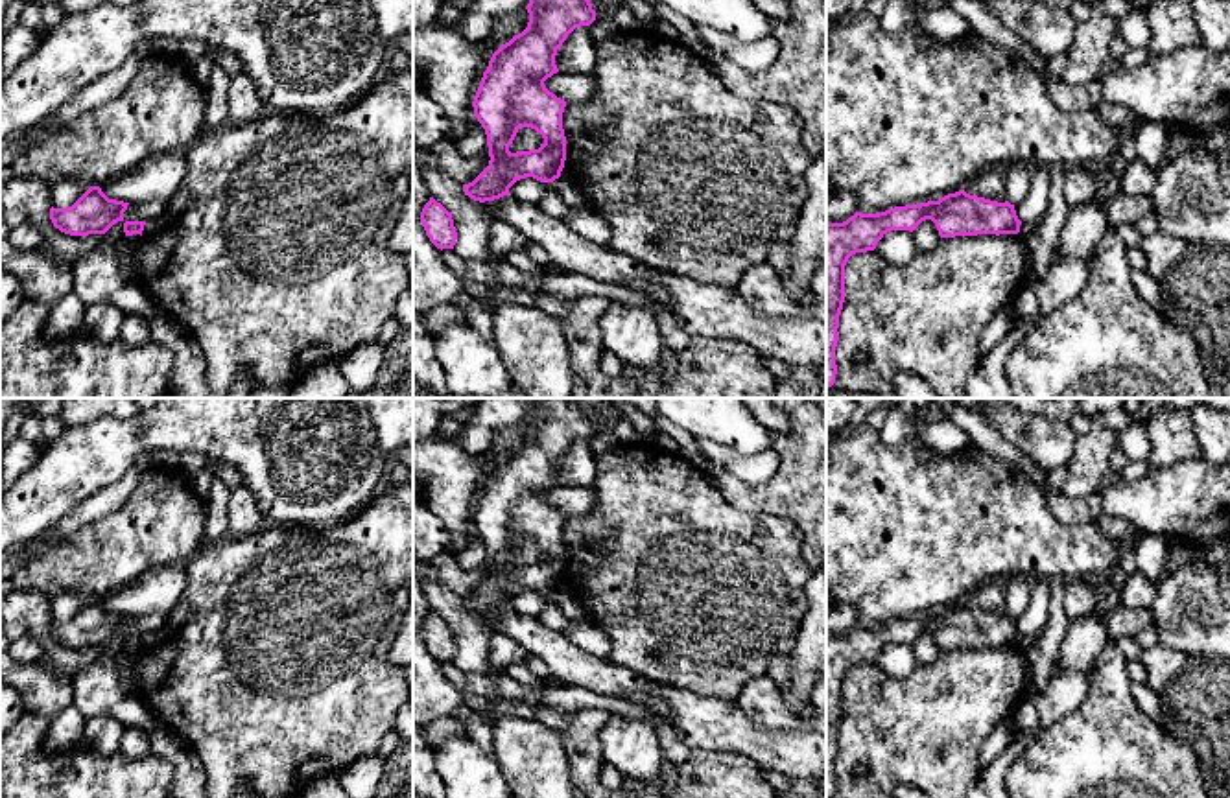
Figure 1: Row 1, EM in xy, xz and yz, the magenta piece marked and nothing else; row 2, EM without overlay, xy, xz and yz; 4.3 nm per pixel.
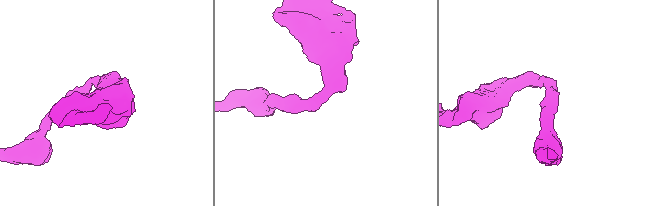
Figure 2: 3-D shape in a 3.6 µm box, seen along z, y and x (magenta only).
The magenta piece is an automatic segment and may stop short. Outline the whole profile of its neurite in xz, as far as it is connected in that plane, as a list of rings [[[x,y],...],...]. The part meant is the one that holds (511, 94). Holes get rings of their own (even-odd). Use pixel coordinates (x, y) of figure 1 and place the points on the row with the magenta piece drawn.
[[[529,0],[526,9],[529,13],[527,28],[492,53],[472,101],[474,116],[487,135],[491,160],[472,182],[463,184],[463,192],[479,203],[509,195],[509,188],[526,177],[553,182],[561,177],[566,160],[562,129],[566,101],[550,92],[544,81],[559,72],[555,55],[566,37],[575,28],[590,26],[596,20],[596,11],[590,0]],[[520,127],[540,133],[544,144],[538,149],[511,153],[509,146]]]

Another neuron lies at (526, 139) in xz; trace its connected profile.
[[[520,127],[513,144],[509,146],[509,151],[516,153],[516,151],[538,149],[542,144],[544,138],[540,133],[537,133],[531,127]]]

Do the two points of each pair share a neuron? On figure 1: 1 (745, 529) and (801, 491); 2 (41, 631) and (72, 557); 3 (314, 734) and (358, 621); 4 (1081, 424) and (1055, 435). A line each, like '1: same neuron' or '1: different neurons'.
1: different neurons
2: different neurons
3: same neuron
4: different neurons

